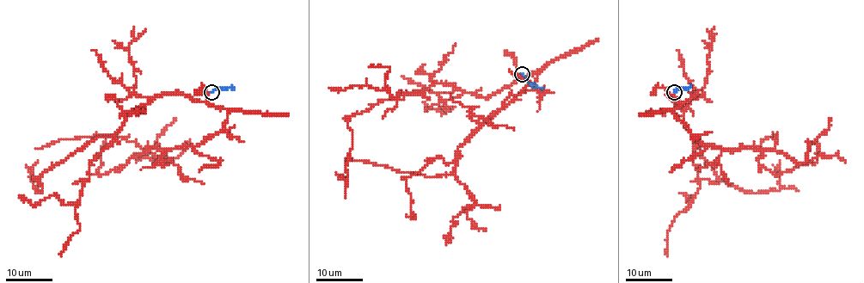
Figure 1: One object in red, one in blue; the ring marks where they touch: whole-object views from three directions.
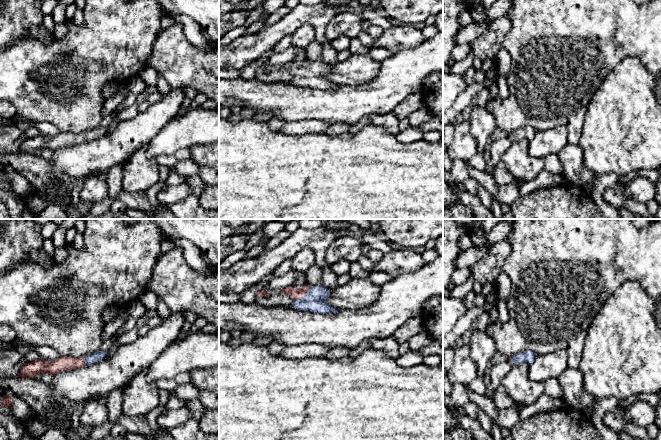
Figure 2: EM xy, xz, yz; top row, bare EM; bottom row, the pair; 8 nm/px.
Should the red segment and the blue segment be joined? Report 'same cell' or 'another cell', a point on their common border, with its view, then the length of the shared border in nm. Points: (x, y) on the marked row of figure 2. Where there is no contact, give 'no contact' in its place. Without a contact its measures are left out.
same cell; contact xz (304, 295); length 180 nm

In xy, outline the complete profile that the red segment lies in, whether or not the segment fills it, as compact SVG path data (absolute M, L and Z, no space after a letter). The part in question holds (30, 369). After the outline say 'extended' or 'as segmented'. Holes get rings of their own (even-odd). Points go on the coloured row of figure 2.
M96 351L92 354L73 358L67 356L61 356L57 360L49 361L39 358L35 361L25 363L18 375L18 377L31 377L42 373L49 373L50 375L55 375L62 371L72 370L84 366L89 366L97 363L100 360L105 359L107 356L106 351Z; extended

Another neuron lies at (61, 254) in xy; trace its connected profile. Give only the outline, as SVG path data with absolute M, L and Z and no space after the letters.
M55 247L55 254L52 257L56 263L63 262L68 257L67 249Z

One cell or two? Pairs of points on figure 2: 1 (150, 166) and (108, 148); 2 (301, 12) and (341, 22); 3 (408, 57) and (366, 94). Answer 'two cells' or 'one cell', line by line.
1: two cells
2: two cells
3: one cell

